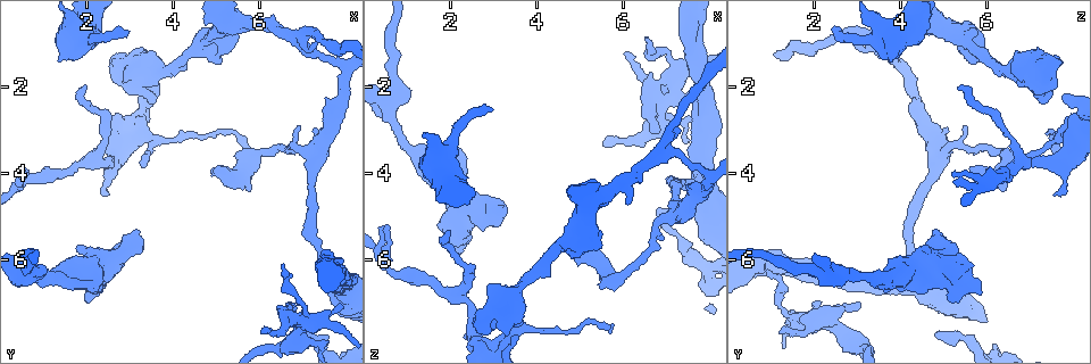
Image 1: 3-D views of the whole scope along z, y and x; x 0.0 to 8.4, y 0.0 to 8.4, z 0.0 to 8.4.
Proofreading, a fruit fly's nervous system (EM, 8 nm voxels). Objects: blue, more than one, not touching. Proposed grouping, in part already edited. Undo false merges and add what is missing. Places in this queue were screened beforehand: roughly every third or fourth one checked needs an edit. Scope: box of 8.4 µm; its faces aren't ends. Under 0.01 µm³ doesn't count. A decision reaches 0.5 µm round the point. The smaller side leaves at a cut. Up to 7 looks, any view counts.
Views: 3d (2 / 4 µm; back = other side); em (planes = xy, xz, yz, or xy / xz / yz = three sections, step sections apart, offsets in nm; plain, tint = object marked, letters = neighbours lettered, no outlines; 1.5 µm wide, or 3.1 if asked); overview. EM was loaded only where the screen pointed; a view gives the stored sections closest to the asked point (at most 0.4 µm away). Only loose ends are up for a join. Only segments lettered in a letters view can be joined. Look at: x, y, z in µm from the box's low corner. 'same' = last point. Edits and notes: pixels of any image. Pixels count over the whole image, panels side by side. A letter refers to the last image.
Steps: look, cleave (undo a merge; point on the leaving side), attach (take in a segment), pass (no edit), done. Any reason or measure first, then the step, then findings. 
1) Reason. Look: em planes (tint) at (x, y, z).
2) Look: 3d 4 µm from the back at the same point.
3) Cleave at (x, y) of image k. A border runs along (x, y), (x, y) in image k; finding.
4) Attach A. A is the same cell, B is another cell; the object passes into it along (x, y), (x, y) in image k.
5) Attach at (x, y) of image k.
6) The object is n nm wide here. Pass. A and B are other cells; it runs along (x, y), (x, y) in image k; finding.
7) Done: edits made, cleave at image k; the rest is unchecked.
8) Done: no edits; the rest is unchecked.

An open end. Look: em planes (letters) at (6.80, 7.05, 3.10).

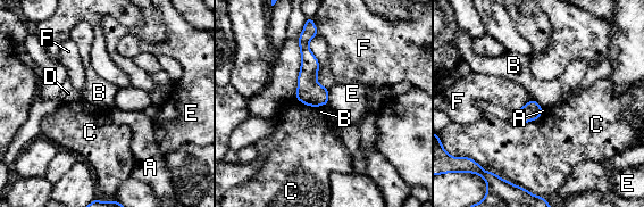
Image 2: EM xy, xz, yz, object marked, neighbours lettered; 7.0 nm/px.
The object is 130 nm wide here. Pass. A, B, C, D, E and F are other cells; no lettered segment goes on from it.

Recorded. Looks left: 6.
Free end. Look: 3d 4 µm at (6.80, 7.75, 4.80).

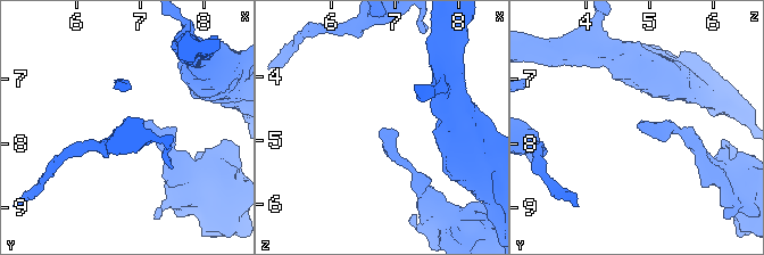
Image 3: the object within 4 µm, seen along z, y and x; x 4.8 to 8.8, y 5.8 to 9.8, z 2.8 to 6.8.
Shape alone is not enough. Look: em xz step 8 (letters) at (6.80, 7.70, 4.85).

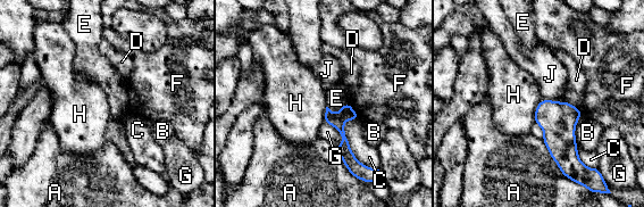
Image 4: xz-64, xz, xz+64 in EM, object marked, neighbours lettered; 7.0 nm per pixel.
Cut it another way. Look: em planes (letters) at the same point.

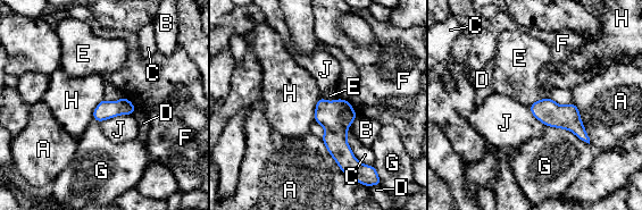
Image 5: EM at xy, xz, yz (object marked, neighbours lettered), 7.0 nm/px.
Pass. A, B, C, D, E, F, G, H and J are other cells; a border runs along (320, 97), (316, 103), (315, 122) in image 5; no lettered segment goes on from it.

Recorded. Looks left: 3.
Free end. Look: 3d 4 µm at (2.95, 0.85, 2.60).

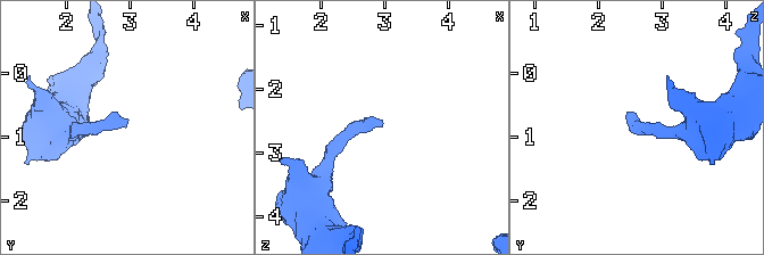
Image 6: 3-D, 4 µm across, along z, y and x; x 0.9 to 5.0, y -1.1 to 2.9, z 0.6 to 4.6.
Look: em planes (letters) at (2.95, 0.80, 2.60).

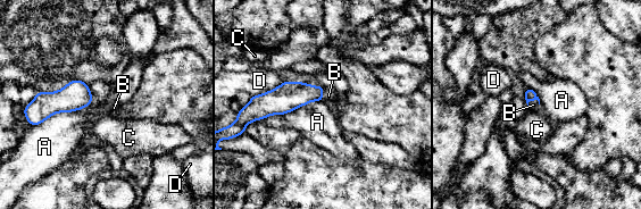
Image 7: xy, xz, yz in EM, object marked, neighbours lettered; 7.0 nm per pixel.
Attach B. B is the same cell, A, C and D are other cells; the object passes into it along (530, 94), (532, 99), (533, 105) in image 7; the neuron continues.

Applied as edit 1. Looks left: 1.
Done: edits made, attach at image 7; the rest is unchecked.

